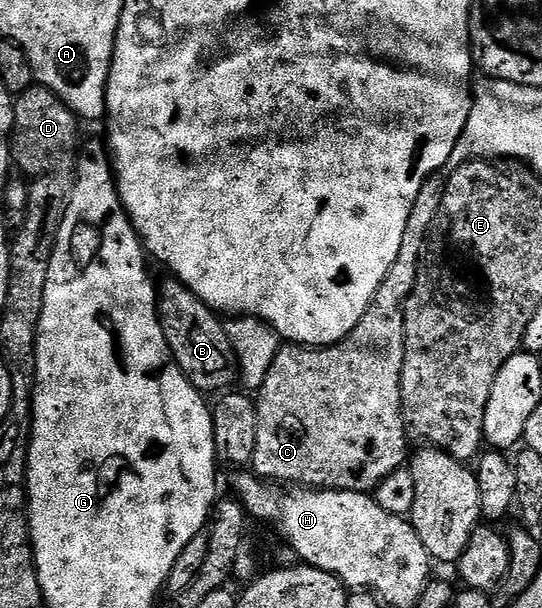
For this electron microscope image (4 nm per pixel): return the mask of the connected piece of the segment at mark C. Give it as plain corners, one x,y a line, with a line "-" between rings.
441,174
429,176
423,182
423,190
419,190
419,198
415,198
415,206
411,206
411,218
407,218
407,230
403,234
403,246
399,246
399,258
395,258
395,266
391,266
391,270
387,270
387,278
383,278
375,298
369,303
367,314
363,314
359,326
355,326
355,330
351,330
351,334
347,338
343,338
338,344
332,344
329,348
306,348
304,344
291,343
278,347
275,362
271,362
271,370
255,396
259,414
259,442
255,446
255,458
251,468
258,476
270,482
280,482
285,486
304,486
314,490
329,489
335,492
372,493
381,485
383,478
387,478
406,463
405,436
407,437
407,429
405,420
401,417
401,375
405,365
405,304
413,292
417,281
417,272
421,269
421,258
425,255
425,241
429,239
429,228
433,225
435,214
443,202
445,182
446,177

